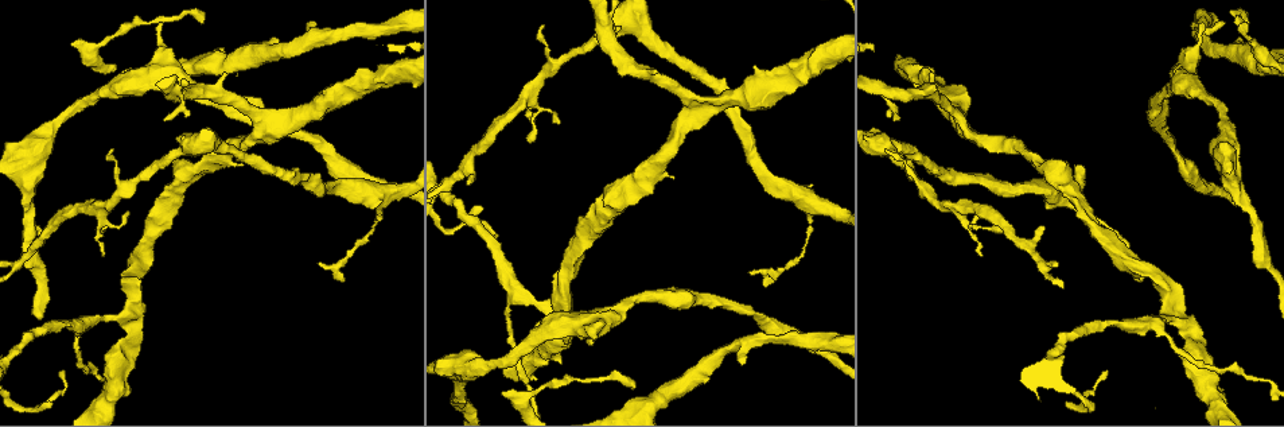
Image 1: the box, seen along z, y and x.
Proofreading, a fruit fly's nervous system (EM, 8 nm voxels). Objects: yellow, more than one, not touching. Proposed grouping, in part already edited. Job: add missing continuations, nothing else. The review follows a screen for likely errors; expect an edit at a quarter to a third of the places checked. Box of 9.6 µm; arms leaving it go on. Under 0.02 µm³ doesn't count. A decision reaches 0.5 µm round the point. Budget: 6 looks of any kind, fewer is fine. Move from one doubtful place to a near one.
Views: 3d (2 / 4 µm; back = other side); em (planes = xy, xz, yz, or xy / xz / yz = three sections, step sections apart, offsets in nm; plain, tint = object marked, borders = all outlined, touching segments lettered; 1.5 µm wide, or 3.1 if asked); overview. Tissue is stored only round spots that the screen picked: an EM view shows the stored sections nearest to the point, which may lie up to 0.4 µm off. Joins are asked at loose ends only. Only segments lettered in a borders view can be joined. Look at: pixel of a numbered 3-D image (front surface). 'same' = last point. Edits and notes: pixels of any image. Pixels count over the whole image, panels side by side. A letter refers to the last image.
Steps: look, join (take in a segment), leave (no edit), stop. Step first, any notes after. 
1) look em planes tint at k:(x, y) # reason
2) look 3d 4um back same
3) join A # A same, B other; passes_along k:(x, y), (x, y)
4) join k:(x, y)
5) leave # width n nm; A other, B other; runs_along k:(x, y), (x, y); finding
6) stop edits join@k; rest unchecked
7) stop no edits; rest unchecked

look em yz step 4 tint at 1:(931, 72)

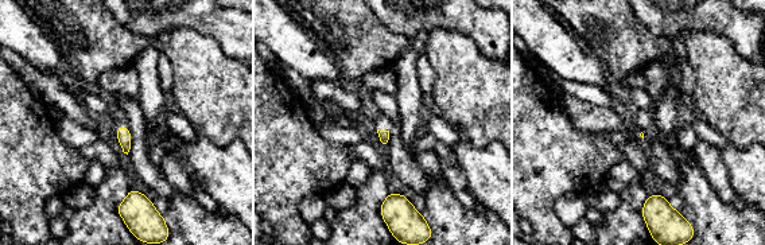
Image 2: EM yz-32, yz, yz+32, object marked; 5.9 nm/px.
look em planes borders same

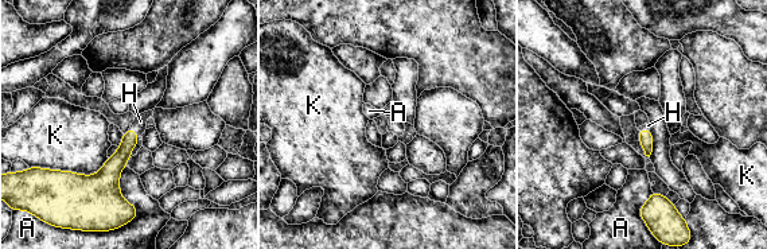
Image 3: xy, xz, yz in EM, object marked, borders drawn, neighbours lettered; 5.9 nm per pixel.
join H # A other, H same, K other; passes_along 3:(113, 166), (135, 131), (140, 121); the neuron continues

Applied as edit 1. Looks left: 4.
look overview # redraw

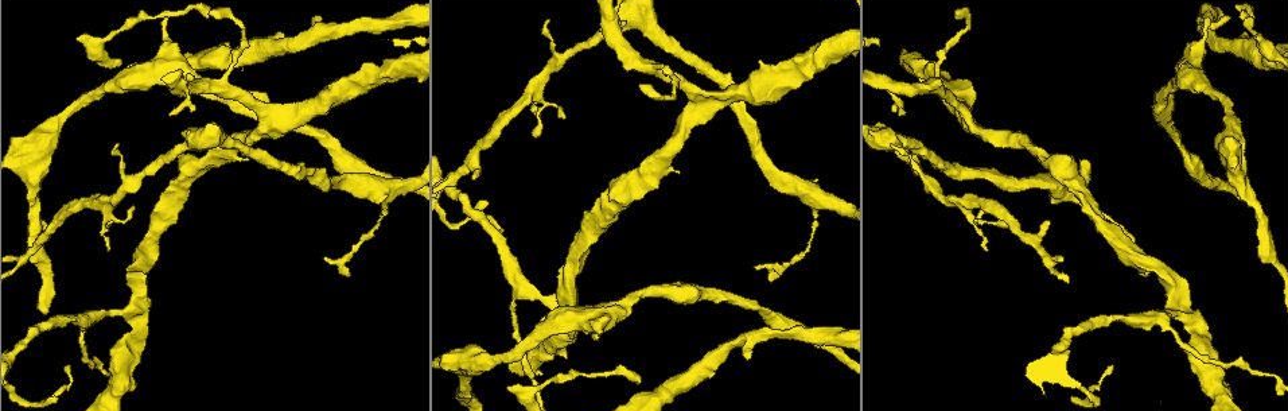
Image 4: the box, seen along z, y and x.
look em planes borders at 4:(536, 134) # branch stops here

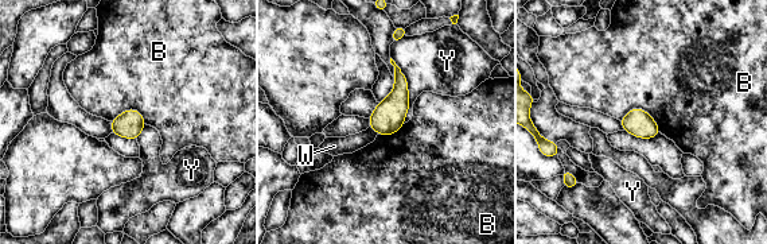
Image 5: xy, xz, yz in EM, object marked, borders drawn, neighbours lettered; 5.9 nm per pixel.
leave # B other, W other, Y other; no lettered segment goes on from it

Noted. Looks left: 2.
stop edits join@3; rest unchecked

